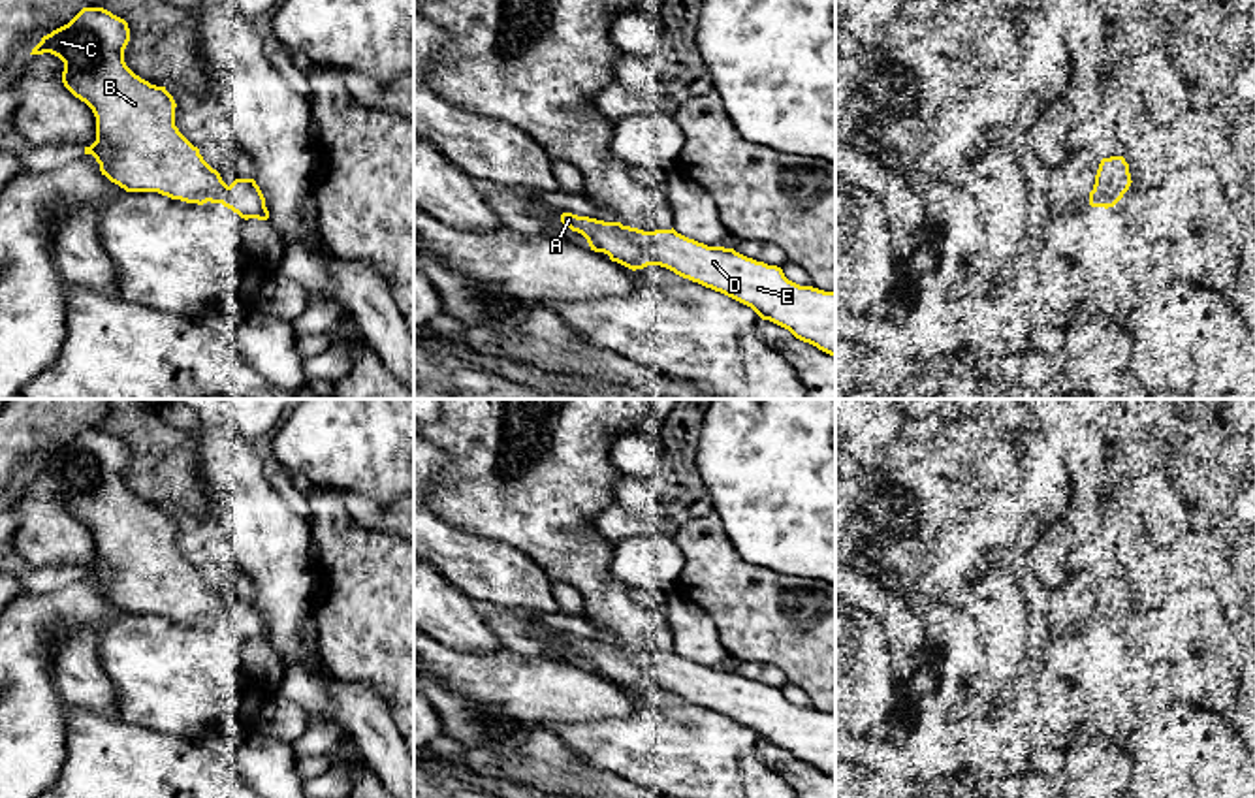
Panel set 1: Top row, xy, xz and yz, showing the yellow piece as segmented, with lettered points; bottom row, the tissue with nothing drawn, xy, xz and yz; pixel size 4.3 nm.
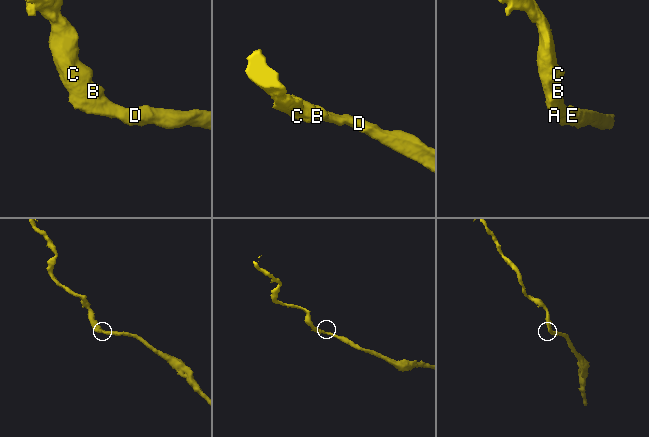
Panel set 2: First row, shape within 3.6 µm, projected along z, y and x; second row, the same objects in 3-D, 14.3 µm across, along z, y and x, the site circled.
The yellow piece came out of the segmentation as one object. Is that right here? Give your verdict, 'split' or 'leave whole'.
leave whole

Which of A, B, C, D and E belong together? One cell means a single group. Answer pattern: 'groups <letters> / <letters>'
groups A B C D E

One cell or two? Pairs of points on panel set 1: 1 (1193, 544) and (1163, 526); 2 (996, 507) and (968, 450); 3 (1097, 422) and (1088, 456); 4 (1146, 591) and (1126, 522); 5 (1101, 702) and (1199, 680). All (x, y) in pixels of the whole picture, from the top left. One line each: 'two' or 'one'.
1: two
2: two
3: two
4: one
5: one

